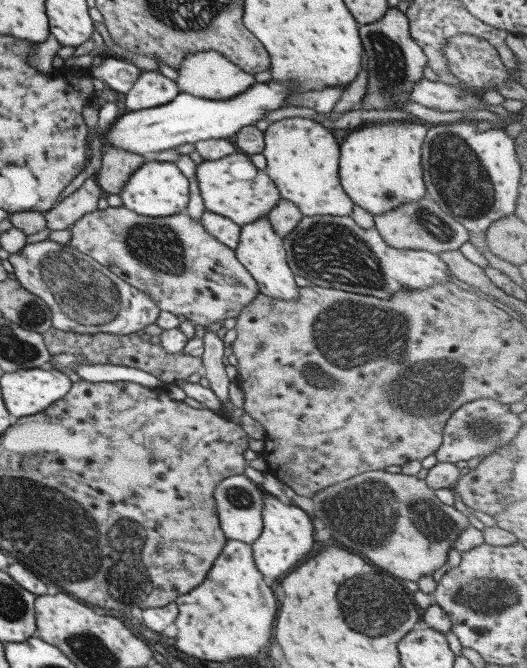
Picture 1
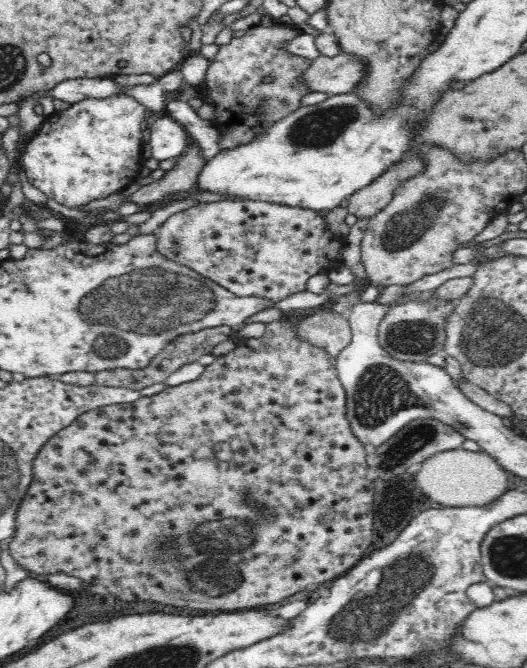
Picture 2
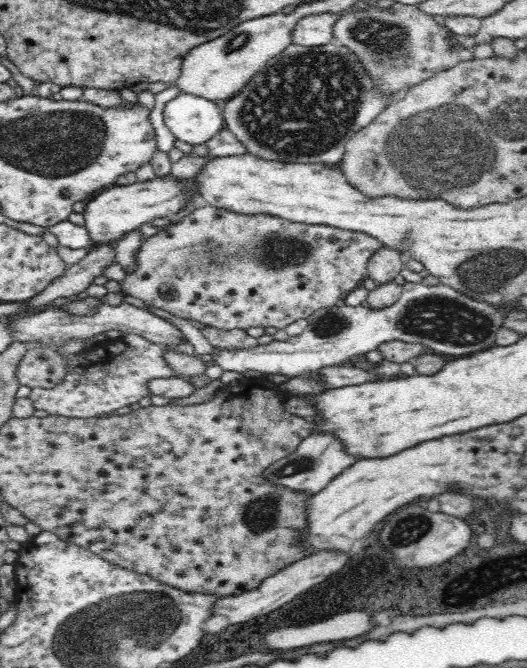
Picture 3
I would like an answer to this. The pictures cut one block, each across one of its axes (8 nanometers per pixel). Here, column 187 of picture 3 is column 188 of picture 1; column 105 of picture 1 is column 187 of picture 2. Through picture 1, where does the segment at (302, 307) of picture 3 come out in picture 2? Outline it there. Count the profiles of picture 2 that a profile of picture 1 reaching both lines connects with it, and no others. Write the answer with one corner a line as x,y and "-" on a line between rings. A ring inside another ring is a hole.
224,199
198,203
172,214
156,229
156,250
168,260
186,266
202,278
224,287
240,298
257,296
270,302
286,300
298,292
306,292
308,280
320,273
339,267
345,239
328,229
320,211
270,202

